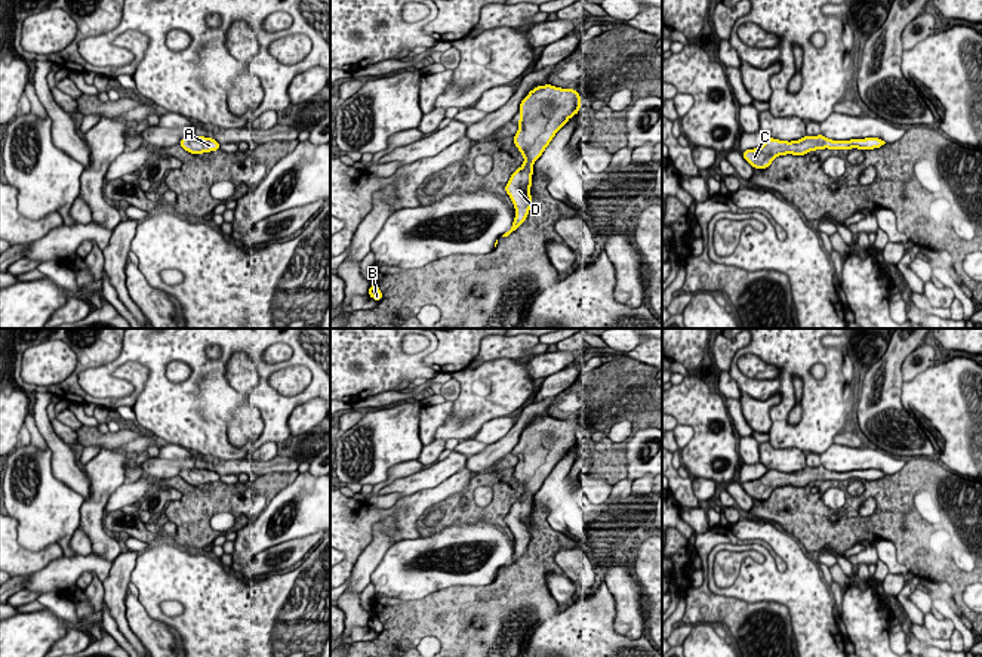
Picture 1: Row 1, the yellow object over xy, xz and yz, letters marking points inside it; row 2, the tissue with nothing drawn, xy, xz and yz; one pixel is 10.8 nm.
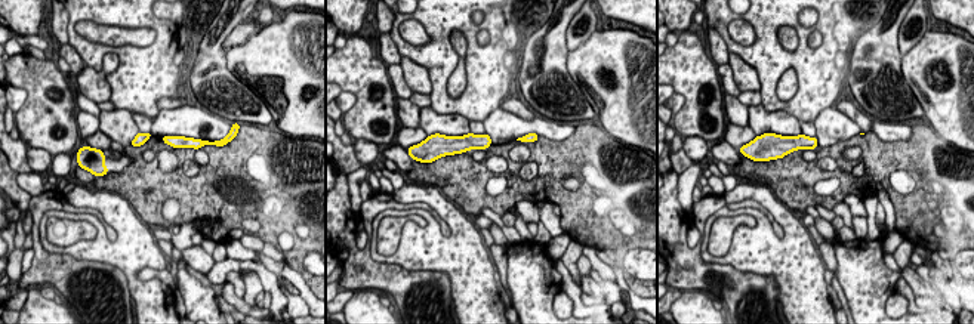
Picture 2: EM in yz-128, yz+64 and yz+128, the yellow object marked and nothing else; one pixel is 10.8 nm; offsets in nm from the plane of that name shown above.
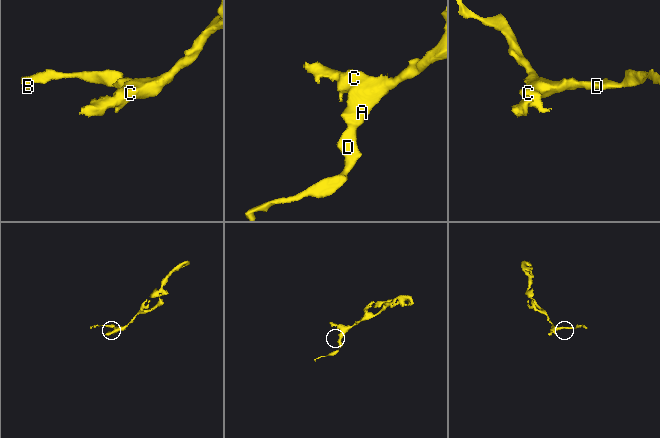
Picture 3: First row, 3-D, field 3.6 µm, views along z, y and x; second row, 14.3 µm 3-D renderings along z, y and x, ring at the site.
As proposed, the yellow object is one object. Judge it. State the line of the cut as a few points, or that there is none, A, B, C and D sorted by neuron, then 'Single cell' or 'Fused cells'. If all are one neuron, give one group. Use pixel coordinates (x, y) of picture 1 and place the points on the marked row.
No split. Groups: A B C D. Single cell

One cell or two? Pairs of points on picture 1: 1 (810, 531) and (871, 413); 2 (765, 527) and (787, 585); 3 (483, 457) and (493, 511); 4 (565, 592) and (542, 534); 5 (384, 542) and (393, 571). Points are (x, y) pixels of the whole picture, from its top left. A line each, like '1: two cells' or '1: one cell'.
1: two cells
2: one cell
3: two cells
4: two cells
5: two cells

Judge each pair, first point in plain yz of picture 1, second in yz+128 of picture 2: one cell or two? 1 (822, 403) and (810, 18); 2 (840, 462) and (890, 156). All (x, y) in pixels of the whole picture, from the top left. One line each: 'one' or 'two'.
1: two
2: two

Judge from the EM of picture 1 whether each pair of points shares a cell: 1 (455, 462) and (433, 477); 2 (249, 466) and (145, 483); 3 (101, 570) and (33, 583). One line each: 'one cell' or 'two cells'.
1: one cell
2: two cells
3: one cell

